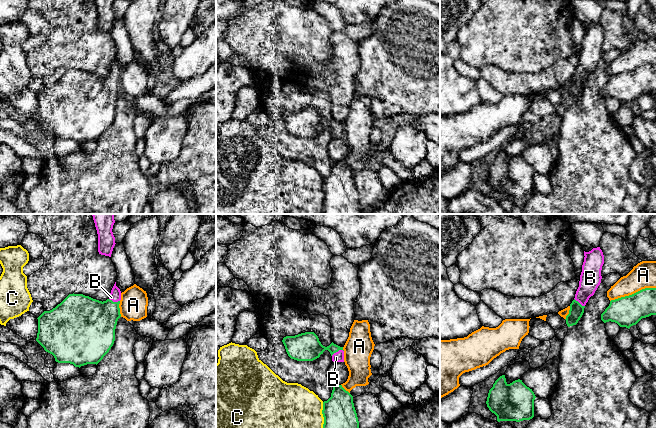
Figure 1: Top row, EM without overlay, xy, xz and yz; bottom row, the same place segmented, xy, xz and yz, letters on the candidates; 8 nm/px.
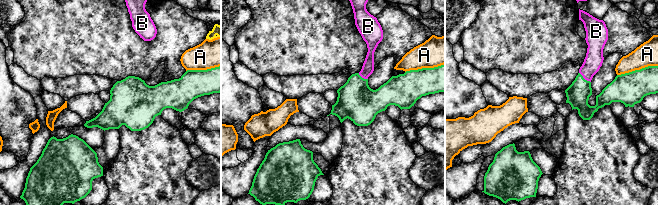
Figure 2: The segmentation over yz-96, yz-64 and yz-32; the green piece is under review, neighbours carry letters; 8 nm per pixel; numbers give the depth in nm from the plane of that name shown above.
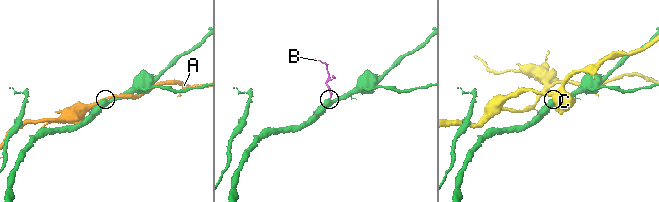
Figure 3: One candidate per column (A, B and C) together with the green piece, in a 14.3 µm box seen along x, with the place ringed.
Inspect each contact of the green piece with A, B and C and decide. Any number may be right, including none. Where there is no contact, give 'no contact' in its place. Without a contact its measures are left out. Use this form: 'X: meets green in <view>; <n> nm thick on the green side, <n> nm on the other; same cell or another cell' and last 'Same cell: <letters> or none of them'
A: meets green in yz; 240 nm thick on the green side, 200 nm on the other; another cell
B: meets green in xz; 220 nm thick on the green side, 80 nm on the other; same cell
C: meets green in xz; 260 nm thick on the green side, 360 nm on the other; another cell
Same cell: B

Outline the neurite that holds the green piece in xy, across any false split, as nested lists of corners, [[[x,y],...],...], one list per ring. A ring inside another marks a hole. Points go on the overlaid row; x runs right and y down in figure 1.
[[[116,282],[106,301],[99,301],[83,294],[69,294],[50,311],[44,311],[38,319],[36,341],[52,354],[58,363],[70,363],[75,367],[98,364],[109,352],[115,341],[115,329],[121,317],[121,291]]]

